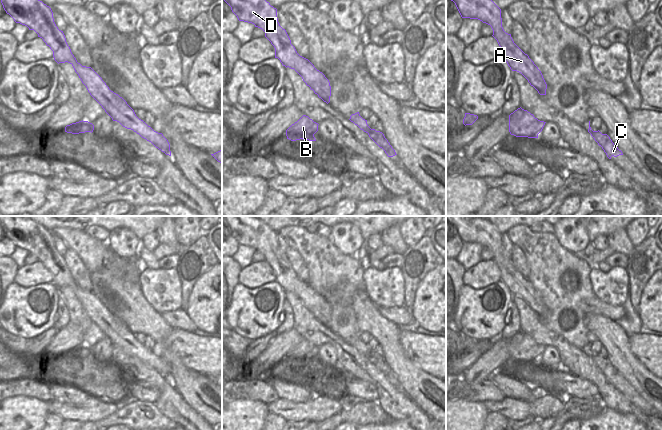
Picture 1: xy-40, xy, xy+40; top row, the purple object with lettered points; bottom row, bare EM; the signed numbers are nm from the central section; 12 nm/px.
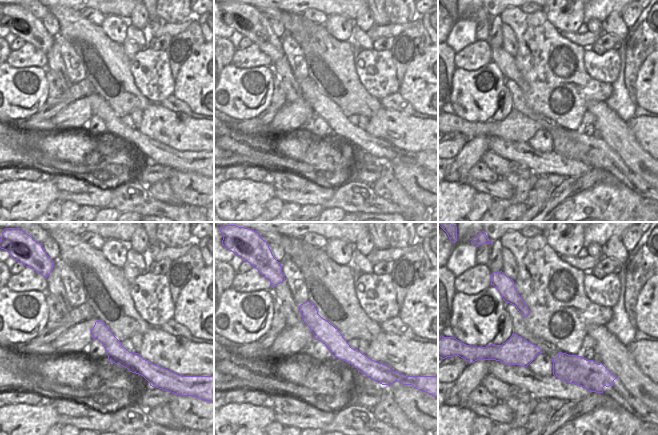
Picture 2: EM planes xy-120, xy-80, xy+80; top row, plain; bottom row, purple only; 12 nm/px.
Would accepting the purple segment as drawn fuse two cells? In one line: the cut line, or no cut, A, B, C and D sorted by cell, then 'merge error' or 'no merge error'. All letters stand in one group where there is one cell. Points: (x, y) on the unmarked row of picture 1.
xy (371, 353), (367, 356) | A D / B C | merge error

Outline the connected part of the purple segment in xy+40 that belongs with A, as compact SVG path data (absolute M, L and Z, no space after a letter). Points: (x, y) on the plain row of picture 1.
M446 216L446 221L453 225L462 242L478 243L491 250L493 261L501 272L501 281L507 286L512 295L521 297L540 319L546 319L547 308L541 295L534 286L513 265L511 258L504 255L502 251L501 233L486 219L468 219L467 216Z

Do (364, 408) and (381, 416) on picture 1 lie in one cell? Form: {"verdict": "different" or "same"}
{"verdict": "same"}

